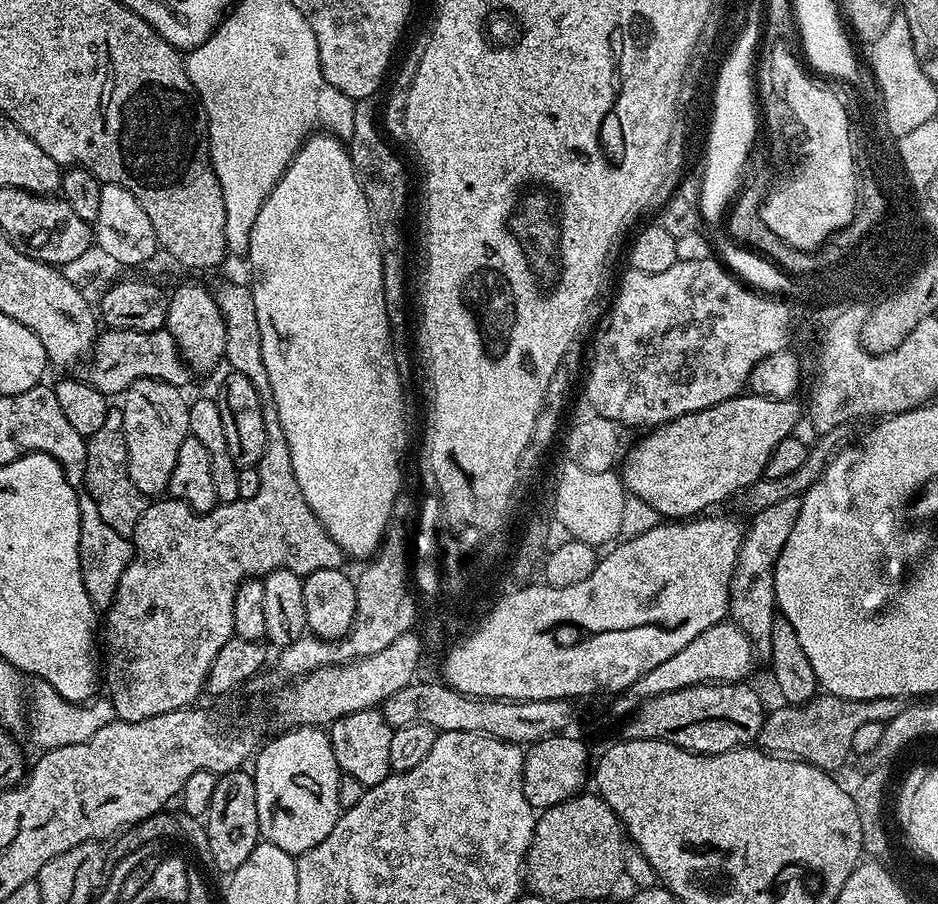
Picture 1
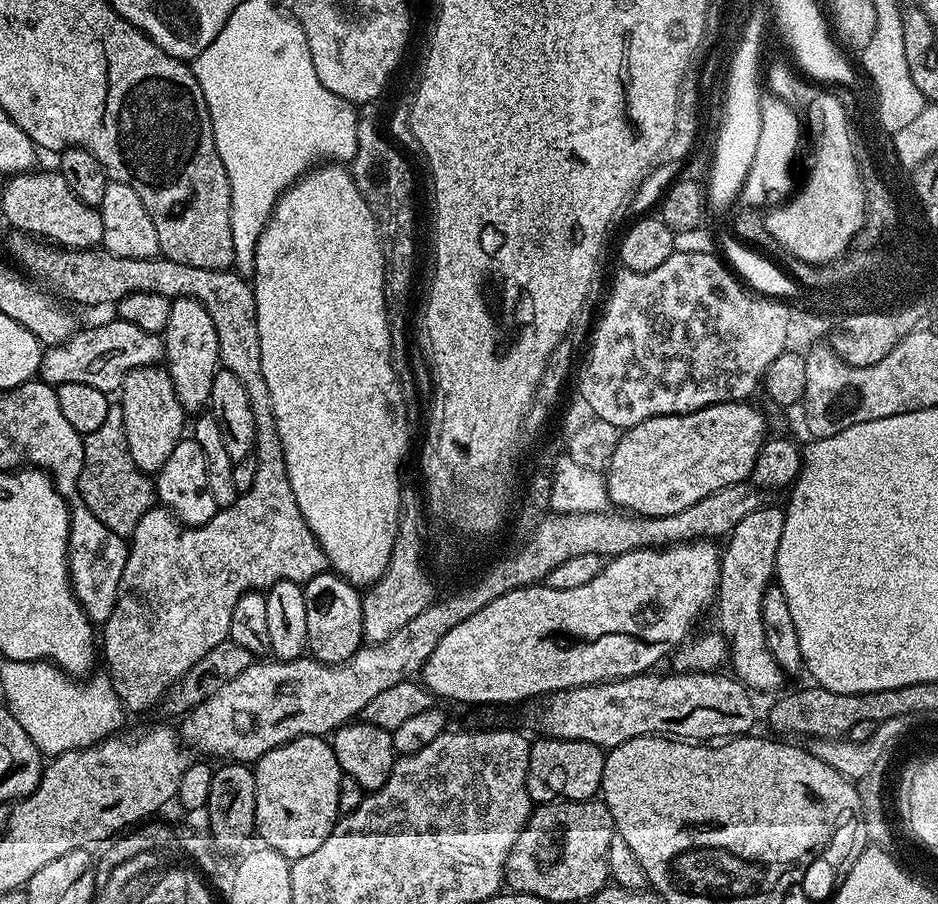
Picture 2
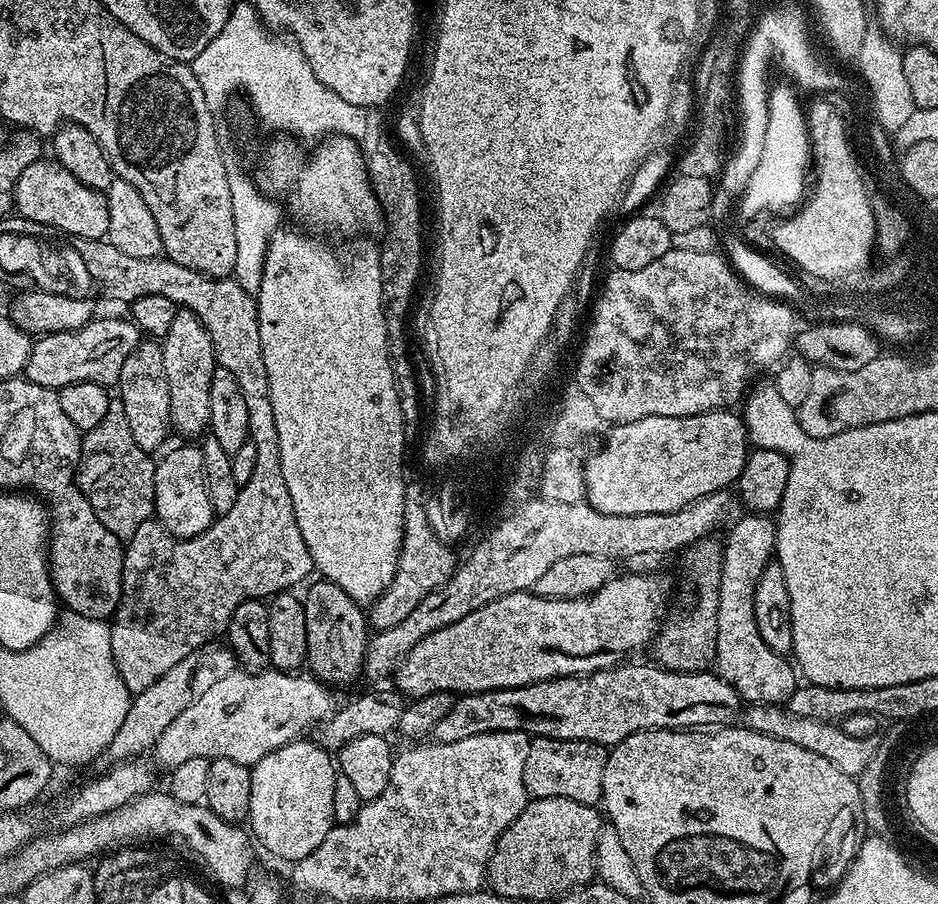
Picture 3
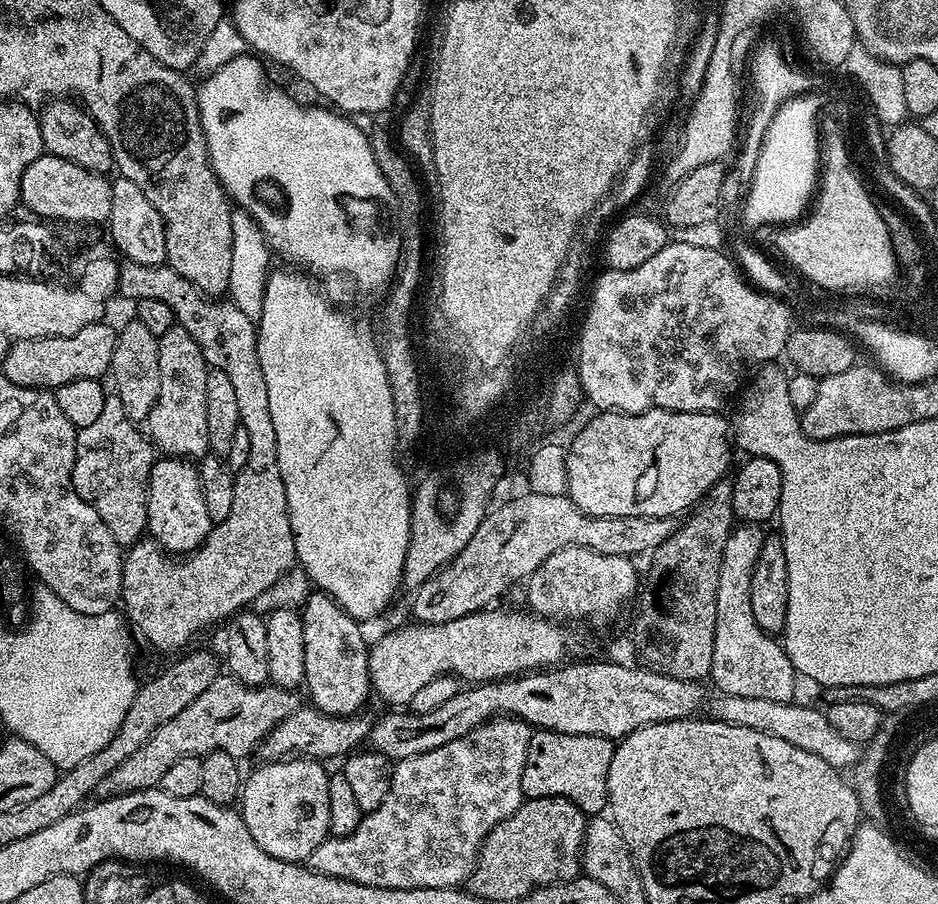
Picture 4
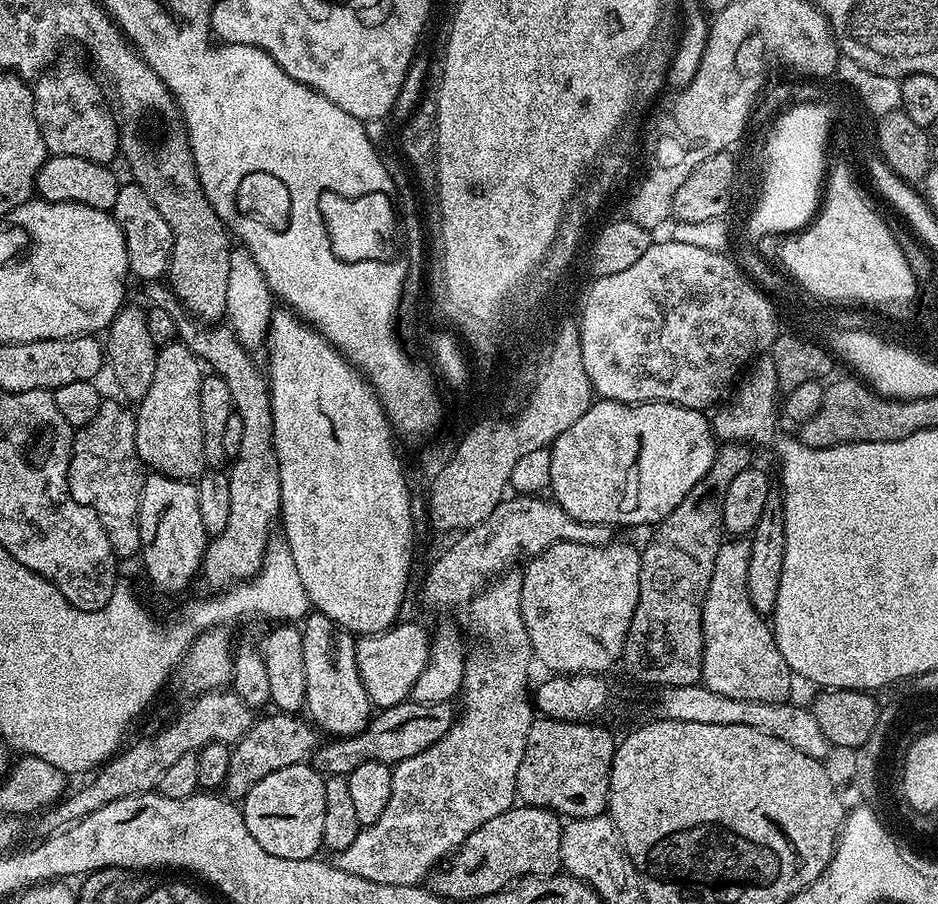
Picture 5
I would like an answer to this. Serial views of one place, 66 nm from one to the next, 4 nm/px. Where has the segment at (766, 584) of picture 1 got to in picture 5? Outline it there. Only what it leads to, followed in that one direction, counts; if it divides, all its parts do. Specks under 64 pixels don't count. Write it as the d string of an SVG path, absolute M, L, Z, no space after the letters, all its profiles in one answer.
M728 538L718 550L718 558L714 562L714 578L710 578L710 586L706 592L706 602L702 610L702 634L704 635L704 653L702 654L702 684L712 690L714 694L724 694L727 698L745 699L751 702L789 703L792 696L792 680L794 674L789 670L786 658L782 658L782 650L778 650L776 640L772 636L769 621L758 610L754 610L754 602L750 602L750 594L746 590L746 568L750 566L751 539Z

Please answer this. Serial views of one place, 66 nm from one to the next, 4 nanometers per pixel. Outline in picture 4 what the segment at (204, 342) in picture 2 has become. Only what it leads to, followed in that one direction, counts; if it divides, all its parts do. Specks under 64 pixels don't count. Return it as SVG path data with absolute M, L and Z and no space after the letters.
M182 327L166 330L158 337L158 402L150 410L146 432L153 445L160 448L165 457L199 461L209 455L208 431L206 430L206 378L208 363L198 350L198 342Z

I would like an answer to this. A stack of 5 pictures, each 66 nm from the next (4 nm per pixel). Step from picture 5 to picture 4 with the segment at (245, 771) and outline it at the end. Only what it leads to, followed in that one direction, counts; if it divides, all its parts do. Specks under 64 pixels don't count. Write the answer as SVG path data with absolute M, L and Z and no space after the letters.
M315 706L307 707L297 707L295 712L282 718L282 722L274 726L274 730L270 730L270 734L261 742L258 749L261 761L307 758L329 762L328 760L334 759L335 756L347 757L360 746L360 742L362 744L367 739L374 723L373 717L368 717L367 711L364 710L351 712L348 716L331 716L320 712Z

